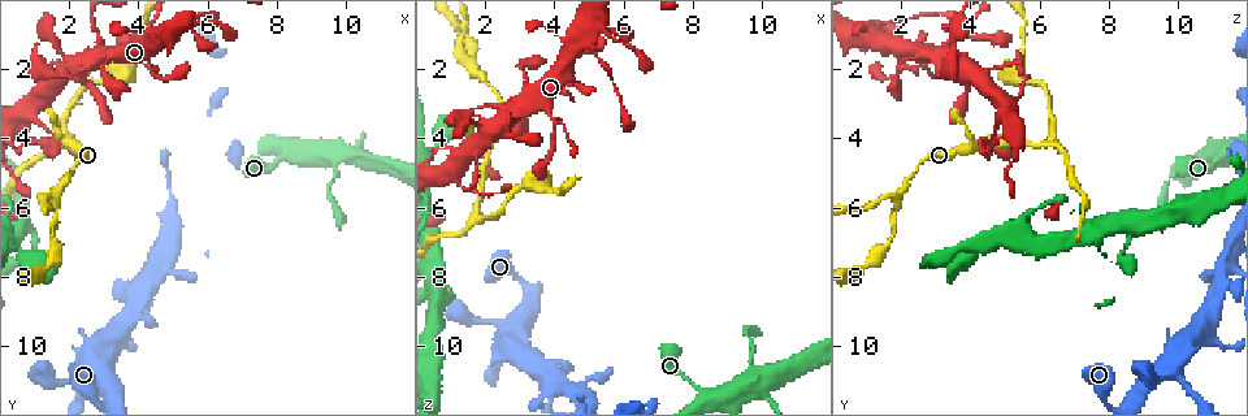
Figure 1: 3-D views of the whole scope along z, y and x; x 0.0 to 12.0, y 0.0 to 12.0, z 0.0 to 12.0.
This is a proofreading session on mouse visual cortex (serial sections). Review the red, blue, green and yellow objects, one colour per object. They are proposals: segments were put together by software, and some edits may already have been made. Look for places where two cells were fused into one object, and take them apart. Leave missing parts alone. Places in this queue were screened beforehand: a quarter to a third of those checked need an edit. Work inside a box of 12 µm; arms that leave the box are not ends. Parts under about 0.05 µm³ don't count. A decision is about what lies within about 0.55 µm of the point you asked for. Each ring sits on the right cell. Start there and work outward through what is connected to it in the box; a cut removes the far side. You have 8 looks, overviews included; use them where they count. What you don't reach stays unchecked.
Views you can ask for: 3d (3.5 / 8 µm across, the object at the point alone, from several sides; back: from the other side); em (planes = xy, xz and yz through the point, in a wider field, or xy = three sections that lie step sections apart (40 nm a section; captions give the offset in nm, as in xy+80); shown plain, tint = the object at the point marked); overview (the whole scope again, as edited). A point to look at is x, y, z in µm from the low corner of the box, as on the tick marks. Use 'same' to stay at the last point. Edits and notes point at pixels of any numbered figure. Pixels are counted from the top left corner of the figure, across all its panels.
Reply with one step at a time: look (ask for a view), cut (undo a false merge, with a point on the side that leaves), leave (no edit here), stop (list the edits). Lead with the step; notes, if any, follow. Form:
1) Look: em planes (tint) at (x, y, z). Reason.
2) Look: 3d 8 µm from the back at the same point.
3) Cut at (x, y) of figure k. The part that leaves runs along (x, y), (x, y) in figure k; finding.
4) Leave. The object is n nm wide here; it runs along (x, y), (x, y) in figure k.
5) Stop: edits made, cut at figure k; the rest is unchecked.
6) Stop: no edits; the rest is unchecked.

Look: 3d 8 µm at (4.6, 2.2, 1.7). Narrows sharply.

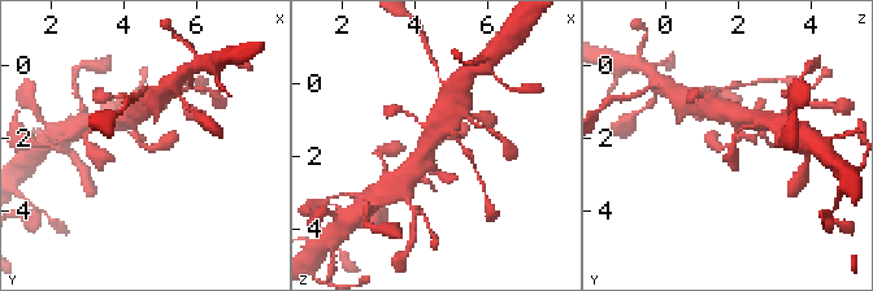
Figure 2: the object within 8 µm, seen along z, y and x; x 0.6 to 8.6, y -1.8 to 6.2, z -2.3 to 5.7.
Look: em xy step 3 (tint) at (4.5, 2.2, 1.7). Shape alone is not enough.

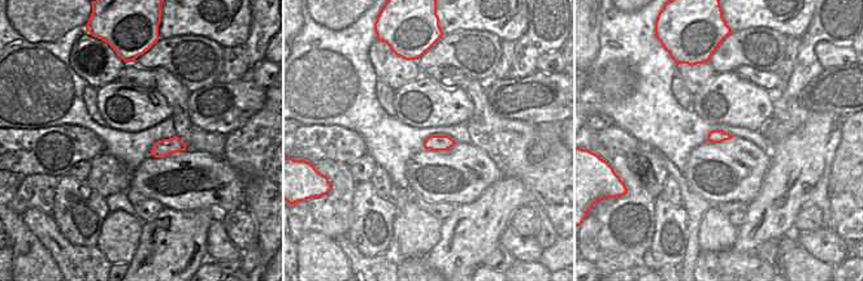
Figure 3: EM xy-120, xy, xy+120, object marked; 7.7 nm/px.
Leave. It runs along (421, 155), (464, 127) in figure 2; continuous, no second cell.

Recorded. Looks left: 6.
Look: em xy step 1 (tint) at (2.7, 1.7, 3.4). Four arms meet.

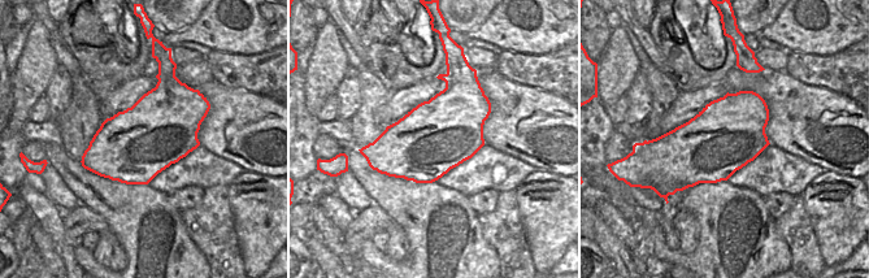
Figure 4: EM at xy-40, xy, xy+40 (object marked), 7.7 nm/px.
Look: 3d 3.5 µm at the same point.

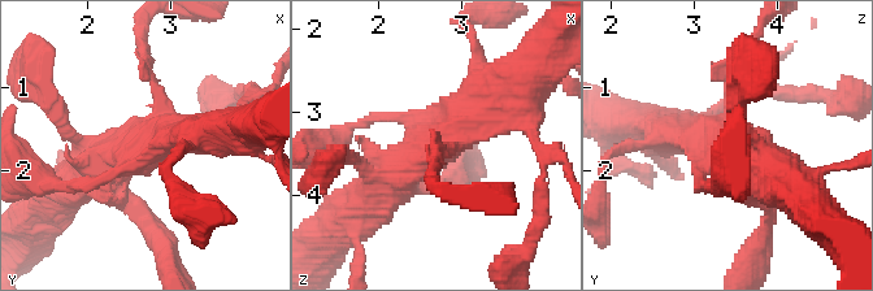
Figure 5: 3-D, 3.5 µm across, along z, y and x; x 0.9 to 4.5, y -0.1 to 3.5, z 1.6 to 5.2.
Leave. The arms are 150, 150, 500, 600 nm wide; it runs along (509, 94), (413, 160), (373, 196) in figure 5; all the same cell.

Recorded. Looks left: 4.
Look: 3d 3.5 µm at (1.5, 3.9, 4.6). Sharp bend.

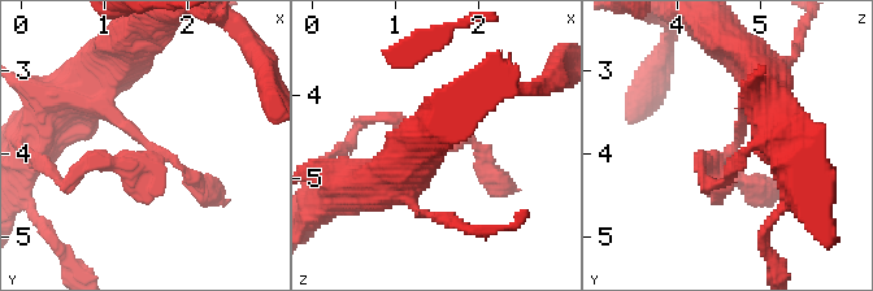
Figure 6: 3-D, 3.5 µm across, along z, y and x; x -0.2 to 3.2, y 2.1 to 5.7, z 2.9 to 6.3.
Look: em xy step 1 (tint) at (1.60, 4.00, 4.50).

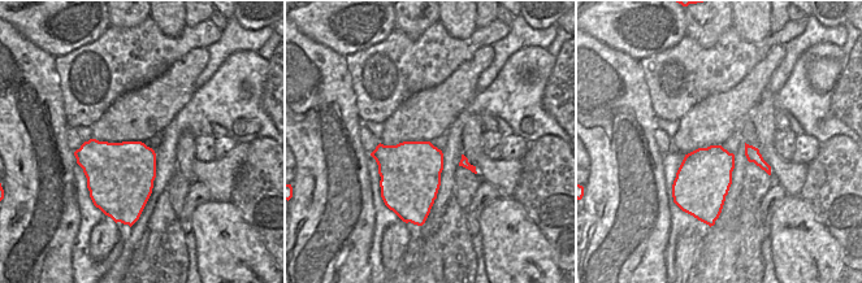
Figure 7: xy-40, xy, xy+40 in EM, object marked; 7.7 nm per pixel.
Look: em xy step 3 (tint) at the same point. Another direction.

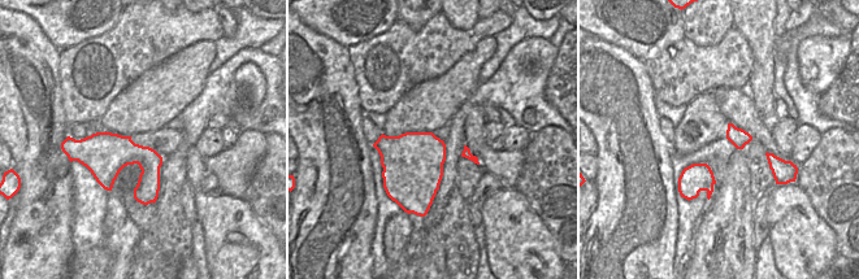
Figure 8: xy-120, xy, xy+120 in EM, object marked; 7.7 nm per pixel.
Leave. It runs along (98, 101), (157, 150), (138, 202) in figure 6; all the same cell.

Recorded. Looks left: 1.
Stop: no edits; the rest is unchecked.

